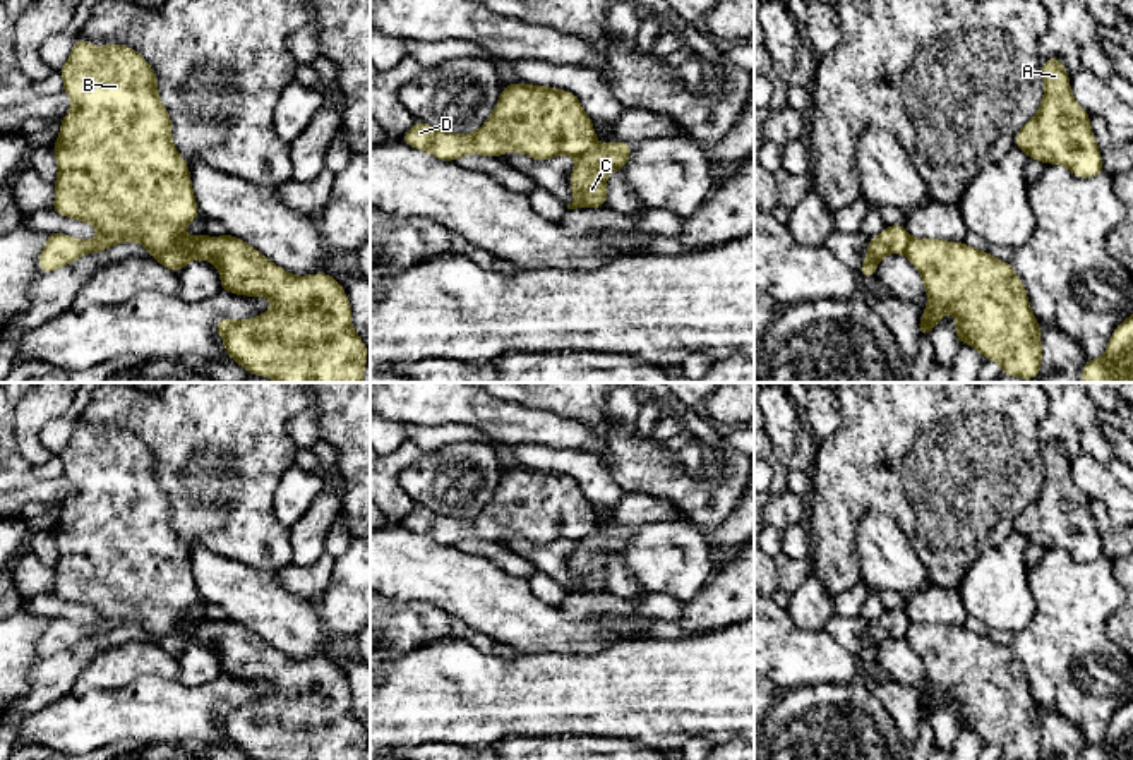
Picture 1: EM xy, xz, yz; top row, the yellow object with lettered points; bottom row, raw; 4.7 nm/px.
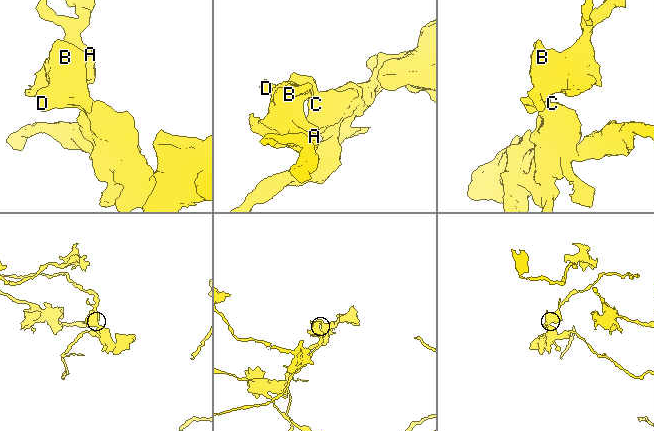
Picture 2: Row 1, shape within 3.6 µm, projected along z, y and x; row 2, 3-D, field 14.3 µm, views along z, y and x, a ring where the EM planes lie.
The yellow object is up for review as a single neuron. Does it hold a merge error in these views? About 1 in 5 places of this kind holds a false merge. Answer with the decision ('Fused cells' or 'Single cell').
Fused cells

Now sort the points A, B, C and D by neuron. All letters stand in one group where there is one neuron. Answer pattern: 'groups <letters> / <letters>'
groups A B D / C

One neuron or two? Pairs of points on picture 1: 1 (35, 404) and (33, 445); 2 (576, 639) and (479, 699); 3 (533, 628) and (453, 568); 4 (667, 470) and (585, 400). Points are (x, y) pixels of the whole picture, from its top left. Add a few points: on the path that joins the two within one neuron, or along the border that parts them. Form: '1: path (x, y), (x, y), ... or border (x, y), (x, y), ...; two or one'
1: path (33, 414), (33, 434); one
2: border (595, 652), (520, 656); two
3: path (513, 615), (473, 589); one
4: path (645, 450), (617, 431), (609, 431), (602, 422); one

